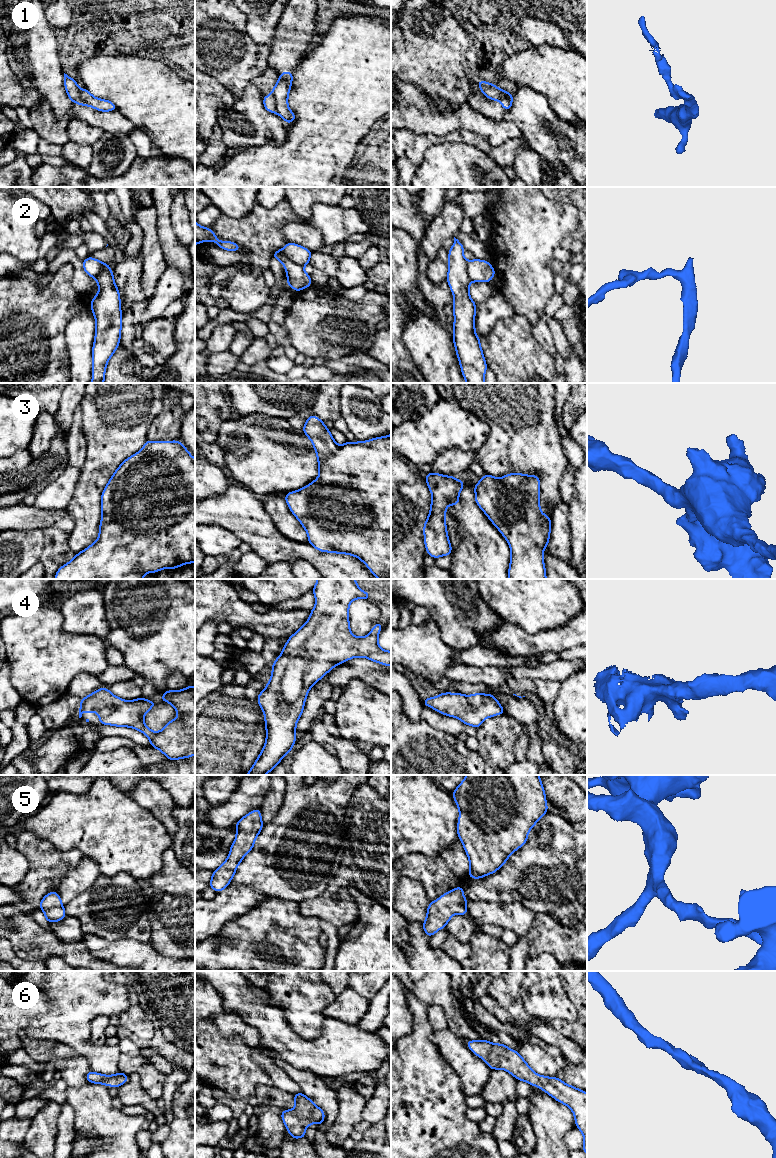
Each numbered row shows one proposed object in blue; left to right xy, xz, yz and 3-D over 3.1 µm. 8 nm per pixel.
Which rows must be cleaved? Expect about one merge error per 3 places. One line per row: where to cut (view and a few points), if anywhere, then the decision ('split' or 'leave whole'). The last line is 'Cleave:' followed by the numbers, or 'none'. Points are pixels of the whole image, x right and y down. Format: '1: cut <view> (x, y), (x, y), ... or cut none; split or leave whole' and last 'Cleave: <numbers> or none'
1: cut xz (272, 94), (275, 100), (276, 112); split
2: cut none; leave whole
3: cut none; leave whole
4: cut none; leave whole
5: cut none; leave whole
6: cut none; leave whole
Cleave: 1

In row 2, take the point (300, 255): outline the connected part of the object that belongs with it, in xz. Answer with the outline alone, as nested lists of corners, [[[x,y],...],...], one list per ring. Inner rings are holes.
[[[288,242],[282,250],[273,253],[272,258],[278,259],[284,266],[287,274],[287,284],[295,291],[301,291],[312,286],[312,280],[303,266],[310,263],[312,251],[307,248]]]

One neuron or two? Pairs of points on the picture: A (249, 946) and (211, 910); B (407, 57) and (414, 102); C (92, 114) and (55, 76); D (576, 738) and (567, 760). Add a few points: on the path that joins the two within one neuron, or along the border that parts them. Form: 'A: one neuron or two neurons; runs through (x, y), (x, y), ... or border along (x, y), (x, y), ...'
A: two neurons; border along (247, 913), (227, 922), (215, 934), (207, 938)
B: two neurons; border along (401, 80), (415, 83), (430, 97)
C: two neurons; border along (72, 103), (72, 109), (76, 117)
D: two neurons; border along (555, 735), (565, 740), (575, 750)

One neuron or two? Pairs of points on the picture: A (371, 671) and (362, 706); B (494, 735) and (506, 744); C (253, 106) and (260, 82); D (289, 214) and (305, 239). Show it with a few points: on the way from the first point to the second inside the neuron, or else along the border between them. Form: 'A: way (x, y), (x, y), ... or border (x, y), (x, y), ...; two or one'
A: border (345, 686), (352, 679), (360, 679), (380, 692); two
B: way (497, 738), (503, 744); one
C: border (251, 83), (263, 95); two
D: border (304, 221), (288, 222), (281, 229), (287, 241); two

